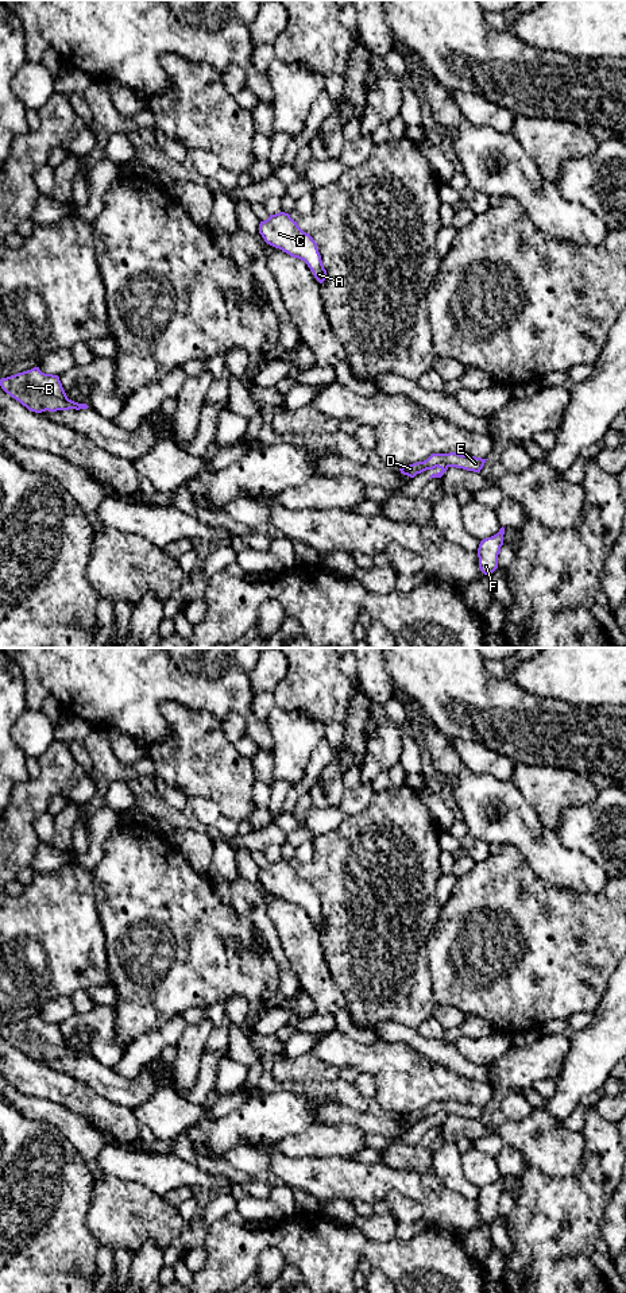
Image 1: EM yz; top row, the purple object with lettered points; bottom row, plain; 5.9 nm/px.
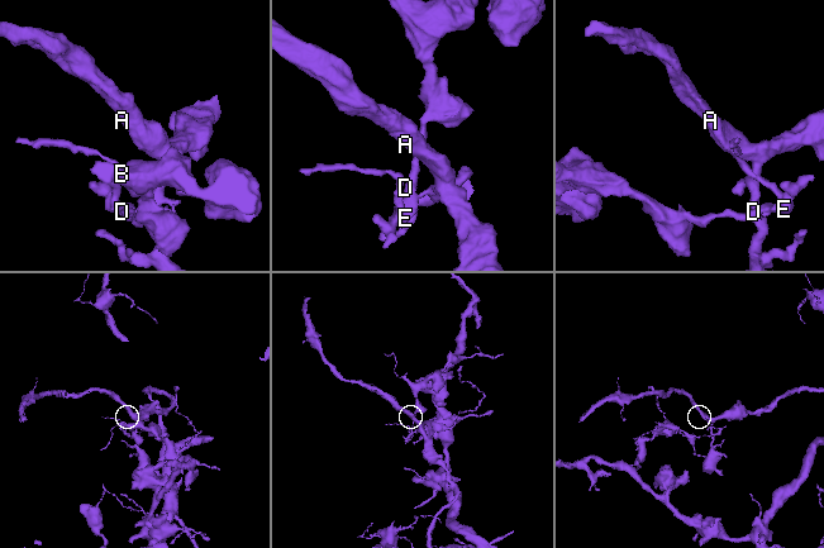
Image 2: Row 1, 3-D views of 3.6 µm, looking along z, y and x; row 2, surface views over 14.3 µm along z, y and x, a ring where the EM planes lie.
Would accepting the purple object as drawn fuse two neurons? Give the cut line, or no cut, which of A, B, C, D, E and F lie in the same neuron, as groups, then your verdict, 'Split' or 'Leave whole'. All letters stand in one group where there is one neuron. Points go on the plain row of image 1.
Split along yz (447, 1114), (440, 1111), (421, 1119). Groups: A C F / B D E. Split

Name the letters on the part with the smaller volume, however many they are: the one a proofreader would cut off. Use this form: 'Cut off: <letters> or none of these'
Cut off: B, D, E

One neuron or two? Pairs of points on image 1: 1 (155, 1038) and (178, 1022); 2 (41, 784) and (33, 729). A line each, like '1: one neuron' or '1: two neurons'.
1: one neuron
2: two neurons

